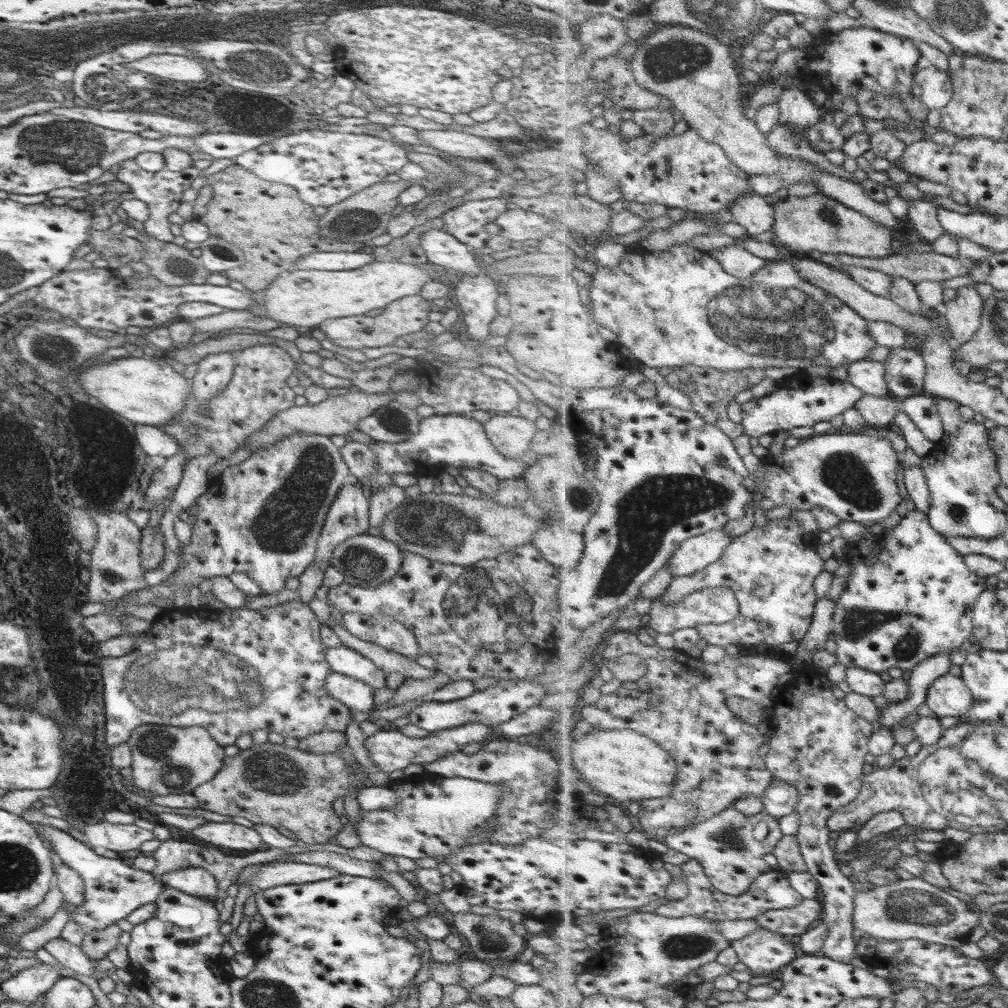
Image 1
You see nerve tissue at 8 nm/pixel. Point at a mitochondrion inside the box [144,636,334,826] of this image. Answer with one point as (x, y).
(274, 771)

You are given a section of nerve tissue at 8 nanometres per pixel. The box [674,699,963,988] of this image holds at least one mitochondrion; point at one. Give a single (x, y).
(909, 907)

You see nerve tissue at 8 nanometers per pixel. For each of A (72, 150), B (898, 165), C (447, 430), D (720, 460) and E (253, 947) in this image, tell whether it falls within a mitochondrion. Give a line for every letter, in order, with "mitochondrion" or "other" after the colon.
A: mitochondrion
B: other
C: other
D: mitochondrion
E: other

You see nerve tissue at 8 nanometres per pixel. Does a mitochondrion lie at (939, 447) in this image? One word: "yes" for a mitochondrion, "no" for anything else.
no

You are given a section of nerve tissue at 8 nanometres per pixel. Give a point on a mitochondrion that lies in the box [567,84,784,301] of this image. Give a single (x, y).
(715, 102)

